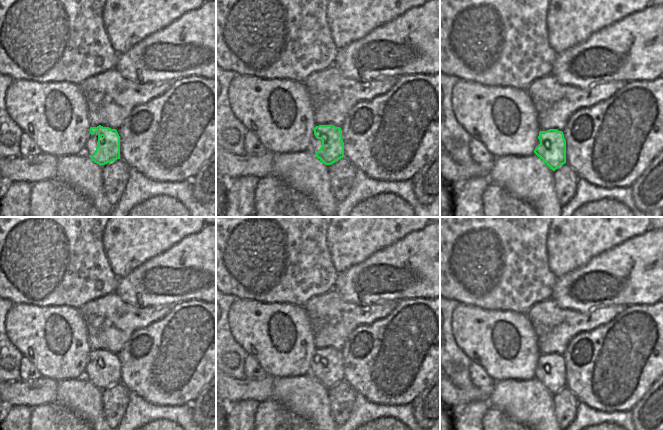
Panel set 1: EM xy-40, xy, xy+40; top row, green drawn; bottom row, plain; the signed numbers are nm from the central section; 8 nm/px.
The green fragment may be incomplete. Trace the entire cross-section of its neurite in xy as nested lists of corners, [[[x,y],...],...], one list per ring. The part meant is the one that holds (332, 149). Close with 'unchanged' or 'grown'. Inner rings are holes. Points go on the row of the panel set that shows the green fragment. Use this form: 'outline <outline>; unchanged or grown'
outline [[[333,125],[316,126],[310,140],[310,152],[325,165],[331,165],[343,158],[341,128]]]; grown

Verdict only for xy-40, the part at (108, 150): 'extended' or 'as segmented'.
extended

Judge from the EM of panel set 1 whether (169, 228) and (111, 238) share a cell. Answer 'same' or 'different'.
same

